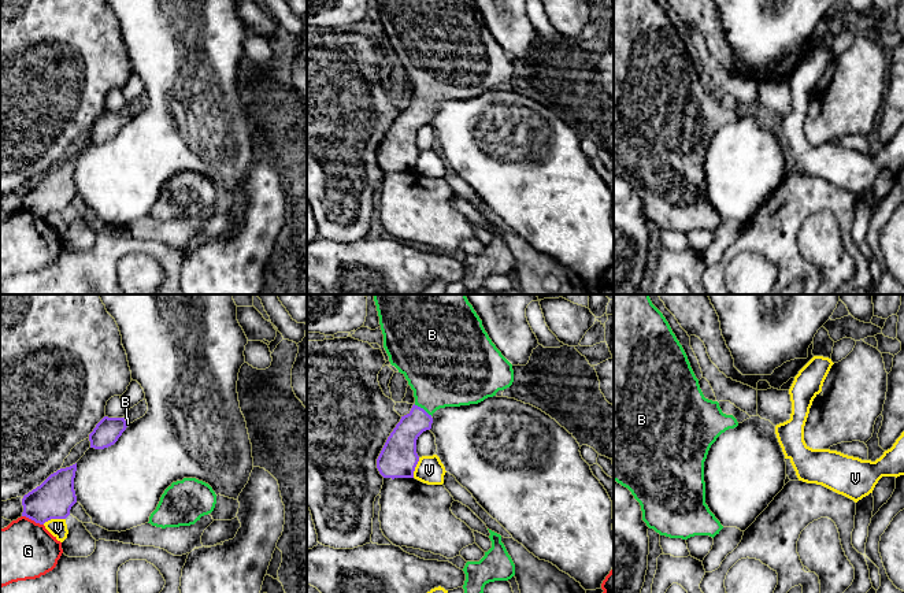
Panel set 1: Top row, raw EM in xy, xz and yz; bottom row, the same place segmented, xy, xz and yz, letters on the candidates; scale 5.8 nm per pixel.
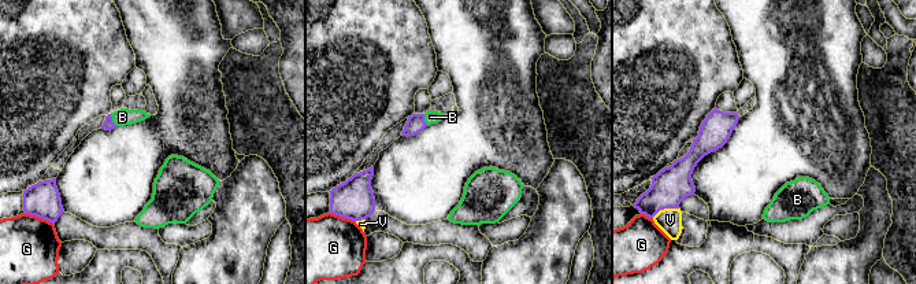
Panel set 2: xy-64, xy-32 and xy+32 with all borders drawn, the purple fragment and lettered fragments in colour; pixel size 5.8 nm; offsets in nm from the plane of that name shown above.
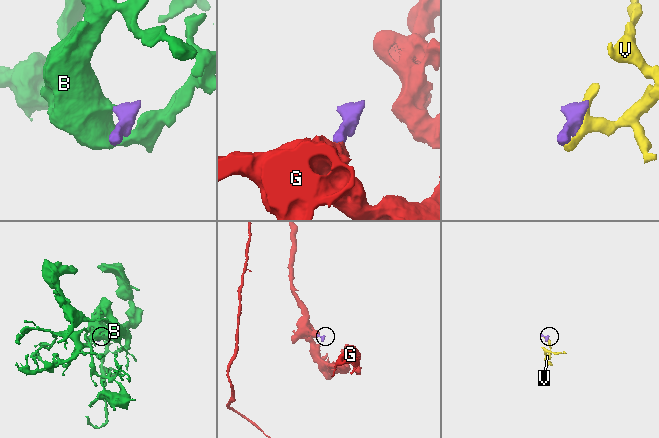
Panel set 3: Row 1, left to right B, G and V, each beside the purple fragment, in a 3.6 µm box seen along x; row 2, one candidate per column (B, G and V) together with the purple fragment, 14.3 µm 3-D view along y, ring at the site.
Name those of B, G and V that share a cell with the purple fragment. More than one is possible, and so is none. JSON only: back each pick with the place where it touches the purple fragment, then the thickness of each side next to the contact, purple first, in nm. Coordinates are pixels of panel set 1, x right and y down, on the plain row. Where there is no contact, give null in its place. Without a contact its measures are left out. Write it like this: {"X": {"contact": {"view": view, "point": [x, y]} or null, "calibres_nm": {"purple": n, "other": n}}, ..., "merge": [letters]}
{"B": {"contact": {"view": "xz", "point": [422, 102]}, "calibres_nm": {"purple": 180, "other": 420}}, "merge": ["B"]}

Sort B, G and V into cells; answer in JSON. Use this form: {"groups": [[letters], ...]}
{"groups": [["B"], ["G"], ["V"]]}

